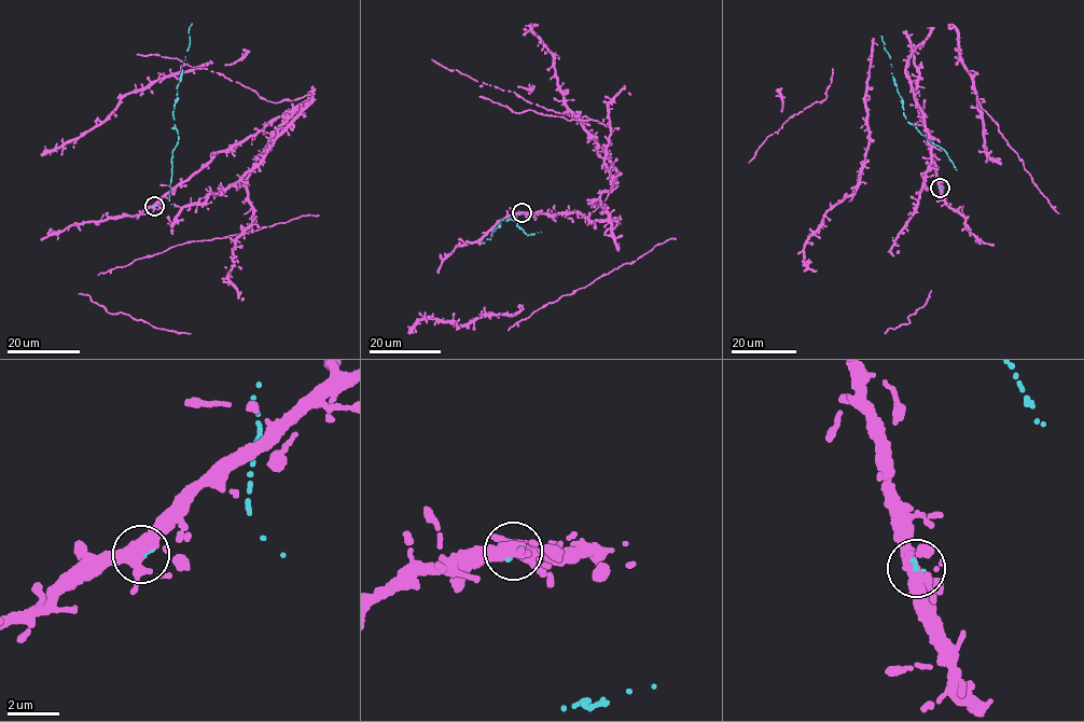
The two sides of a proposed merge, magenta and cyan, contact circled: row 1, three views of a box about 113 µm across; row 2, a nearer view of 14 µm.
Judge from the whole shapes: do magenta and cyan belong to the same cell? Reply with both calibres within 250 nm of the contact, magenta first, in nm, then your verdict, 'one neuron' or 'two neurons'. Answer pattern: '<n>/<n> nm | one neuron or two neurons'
400/160 nm | one neuron

